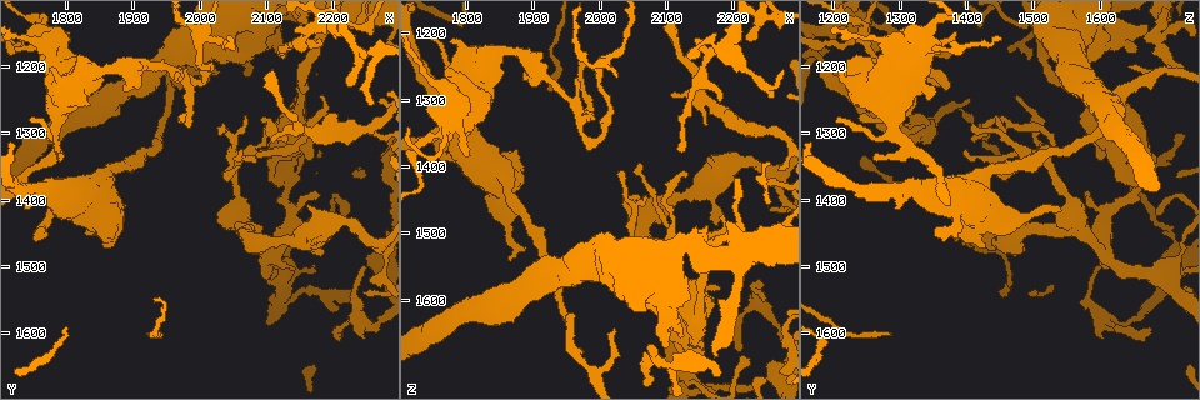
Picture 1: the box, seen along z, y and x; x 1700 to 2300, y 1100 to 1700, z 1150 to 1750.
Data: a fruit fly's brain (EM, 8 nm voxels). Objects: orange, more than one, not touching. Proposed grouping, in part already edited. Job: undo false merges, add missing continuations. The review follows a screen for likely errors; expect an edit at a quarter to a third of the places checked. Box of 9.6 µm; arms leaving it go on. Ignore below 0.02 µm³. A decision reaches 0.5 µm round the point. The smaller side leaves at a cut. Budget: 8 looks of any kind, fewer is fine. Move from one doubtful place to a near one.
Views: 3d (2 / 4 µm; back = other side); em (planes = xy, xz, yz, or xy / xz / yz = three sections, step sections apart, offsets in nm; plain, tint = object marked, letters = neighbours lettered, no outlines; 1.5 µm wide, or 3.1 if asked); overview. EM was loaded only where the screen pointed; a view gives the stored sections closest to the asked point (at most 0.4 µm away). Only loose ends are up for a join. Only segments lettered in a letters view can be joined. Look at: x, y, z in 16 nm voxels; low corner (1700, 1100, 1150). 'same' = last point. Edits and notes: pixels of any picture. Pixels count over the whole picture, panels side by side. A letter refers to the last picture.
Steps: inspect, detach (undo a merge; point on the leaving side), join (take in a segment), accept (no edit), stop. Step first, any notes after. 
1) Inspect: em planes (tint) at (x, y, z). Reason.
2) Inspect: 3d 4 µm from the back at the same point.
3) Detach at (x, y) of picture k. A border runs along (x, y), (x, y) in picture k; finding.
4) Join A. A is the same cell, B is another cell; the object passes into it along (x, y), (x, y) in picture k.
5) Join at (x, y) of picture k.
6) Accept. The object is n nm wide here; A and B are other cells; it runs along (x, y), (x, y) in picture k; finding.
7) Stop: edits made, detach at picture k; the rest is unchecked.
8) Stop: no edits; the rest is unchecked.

Inspect: em xy step 4 (tint) at (2110, 1475, 1600). Sharp bend.

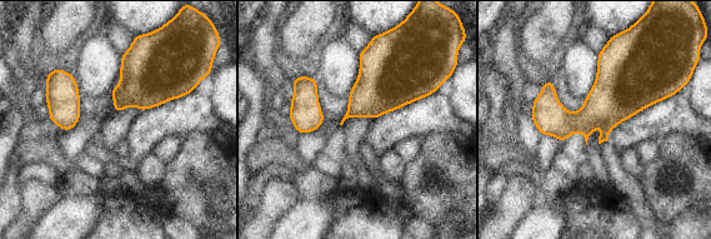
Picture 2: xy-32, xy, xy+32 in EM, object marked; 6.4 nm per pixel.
Inspect: em planes (letters) at the same point. Another direction.

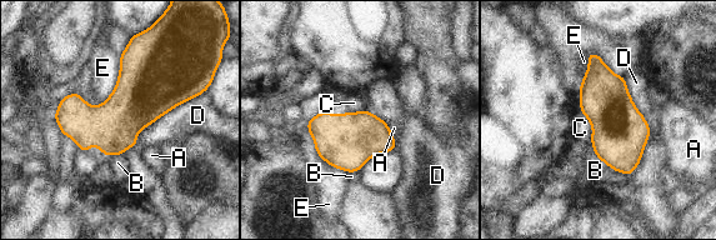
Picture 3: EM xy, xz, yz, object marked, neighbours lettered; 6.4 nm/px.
Accept. The object is 280 nm wide here; A, B, C, D and E are other cells; a border runs along (579, 109), (591, 124), (594, 148) in picture 3; continuous, no second neuron.

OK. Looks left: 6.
Inspect: 3d 4 µm at (2125, 1355, 1670). Sudden change in width.

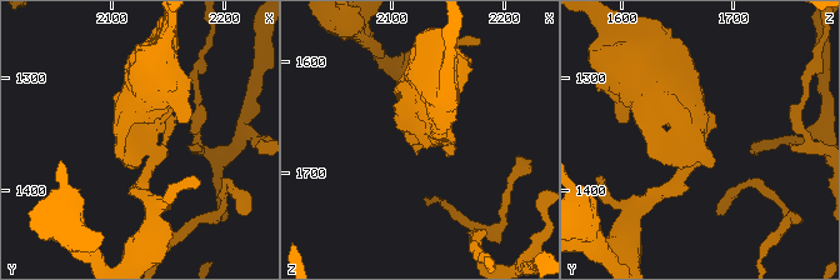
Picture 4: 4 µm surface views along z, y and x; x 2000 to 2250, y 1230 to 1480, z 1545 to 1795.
Inspect: em xy step 4 (tint) at (2126, 1356, 1664).

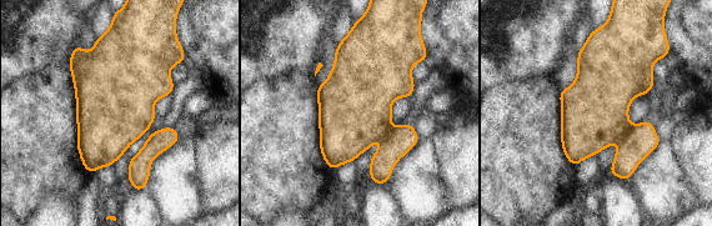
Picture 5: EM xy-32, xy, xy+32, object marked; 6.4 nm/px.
Inspect: em planes (letters) at the same point. Cut it another way.

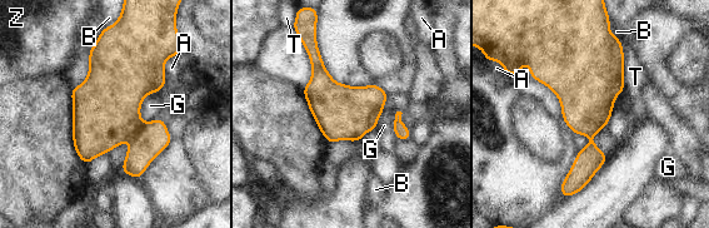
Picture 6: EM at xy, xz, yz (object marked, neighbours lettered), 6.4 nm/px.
Detach at (106, 109) of picture 6. The object is 340 nm wide here; A, B, G, T and Z are other cells; a border runs along (143, 123), (133, 138) in picture 6; a second neuron is stuck on.

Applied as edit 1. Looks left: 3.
Inspect: 3d 2 µm at (1865, 1415, 1540). Free end.

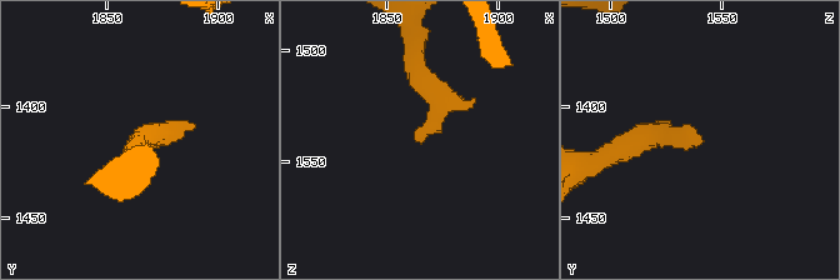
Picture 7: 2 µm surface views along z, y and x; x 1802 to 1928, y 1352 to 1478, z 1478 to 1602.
Inspect: em planes (tint) at (1867, 1416, 1543). Shape alone is not enough.

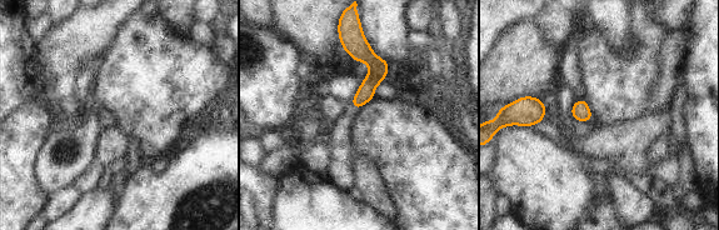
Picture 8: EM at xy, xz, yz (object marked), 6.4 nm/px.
Inspect: em planes (letters) at the same point. See the neighbours.

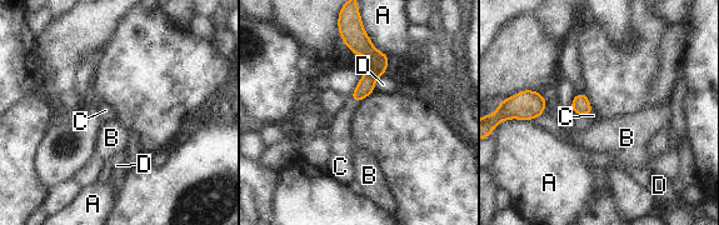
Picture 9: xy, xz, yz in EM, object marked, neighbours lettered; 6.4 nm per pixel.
Join C. C is the same cell, A, B and D are other cells; it goes on there.

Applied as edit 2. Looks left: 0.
Stop: edits made, detach at picture 6, join at picture 9; the rest is unchecked.

